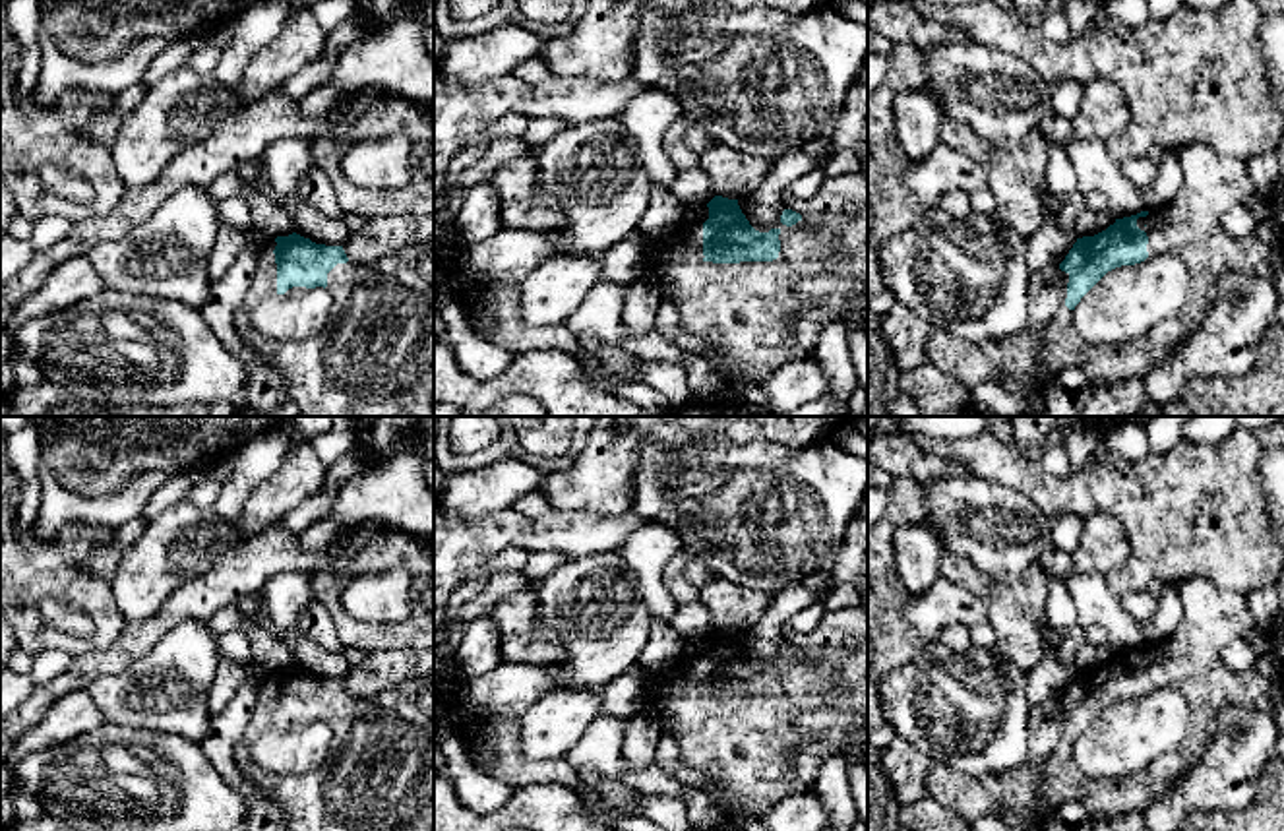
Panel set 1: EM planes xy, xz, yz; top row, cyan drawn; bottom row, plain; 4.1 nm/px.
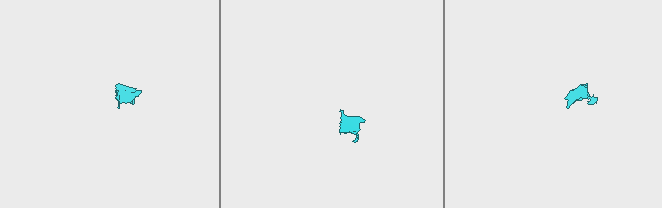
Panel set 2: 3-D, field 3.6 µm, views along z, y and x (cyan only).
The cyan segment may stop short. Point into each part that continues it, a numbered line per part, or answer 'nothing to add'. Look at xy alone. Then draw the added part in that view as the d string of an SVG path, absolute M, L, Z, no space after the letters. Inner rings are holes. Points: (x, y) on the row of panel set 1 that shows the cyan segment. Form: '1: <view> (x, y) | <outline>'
1: xy (374, 357) | M275 238L256 254L250 289L234 325L289 384L300 416L434 416L434 287L418 273L428 248L407 246L372 263L337 263L327 273L333 296L327 325L314 337L279 341L252 323L252 310L277 294Z

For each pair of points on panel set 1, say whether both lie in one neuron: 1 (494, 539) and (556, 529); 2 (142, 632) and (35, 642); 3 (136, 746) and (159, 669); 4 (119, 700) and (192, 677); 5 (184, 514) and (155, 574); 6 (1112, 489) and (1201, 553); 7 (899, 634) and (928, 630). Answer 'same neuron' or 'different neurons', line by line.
1: same neuron
2: different neurons
3: different neurons
4: same neuron
5: same neuron
6: same neuron
7: different neurons

